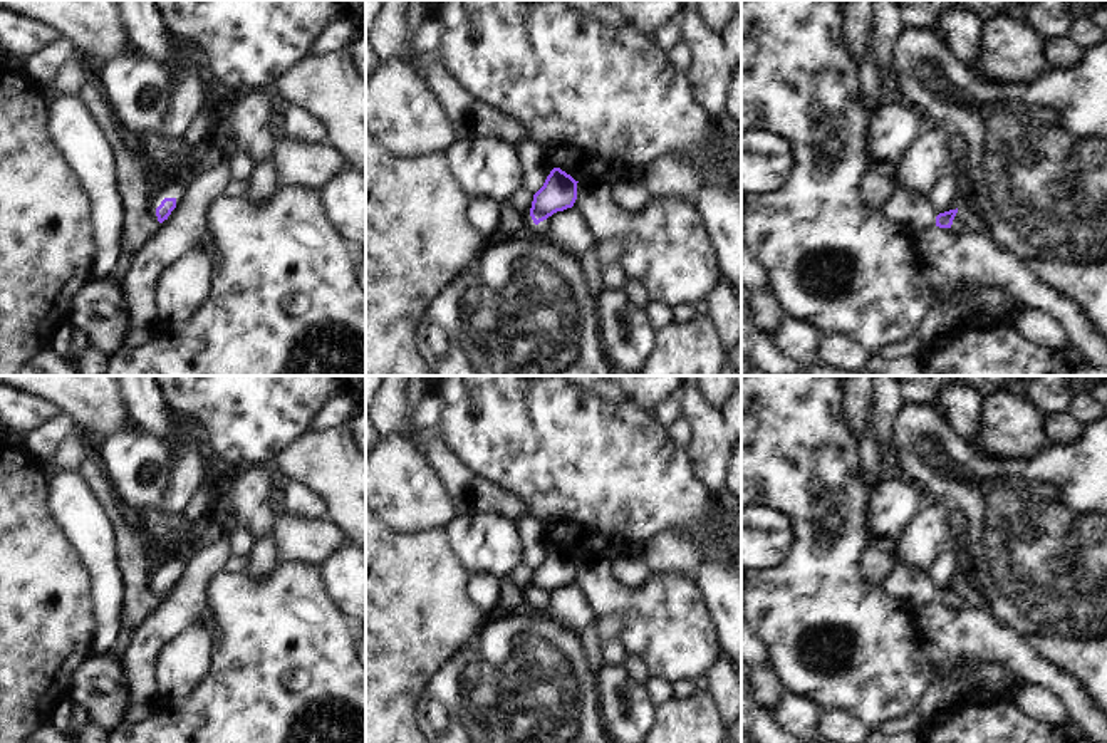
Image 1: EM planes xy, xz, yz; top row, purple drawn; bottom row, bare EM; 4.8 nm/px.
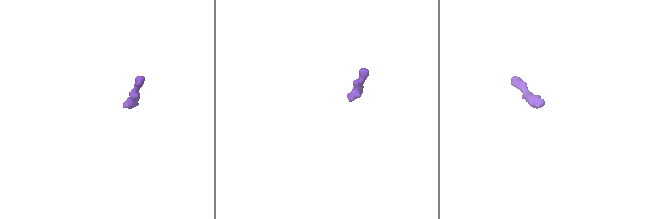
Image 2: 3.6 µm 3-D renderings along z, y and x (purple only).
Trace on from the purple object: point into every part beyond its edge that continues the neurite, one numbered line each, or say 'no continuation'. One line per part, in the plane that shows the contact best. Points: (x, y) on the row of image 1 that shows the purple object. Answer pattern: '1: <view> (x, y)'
1: yz (963, 218)

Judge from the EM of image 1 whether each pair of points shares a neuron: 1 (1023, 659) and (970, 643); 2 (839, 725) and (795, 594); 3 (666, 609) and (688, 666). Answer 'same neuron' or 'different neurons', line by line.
1: same neuron
2: different neurons
3: same neuron

